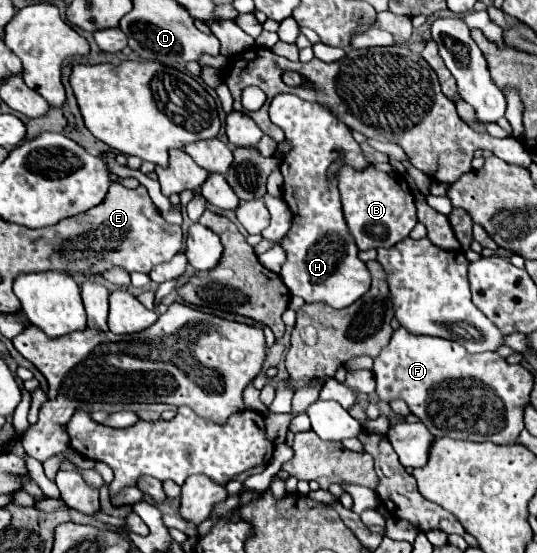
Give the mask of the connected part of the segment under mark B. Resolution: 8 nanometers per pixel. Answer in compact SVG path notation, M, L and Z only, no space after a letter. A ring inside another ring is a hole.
M372 164L362 172L344 166L338 172L338 188L346 224L360 250L390 248L404 240L418 222L414 196L406 180L390 164Z

